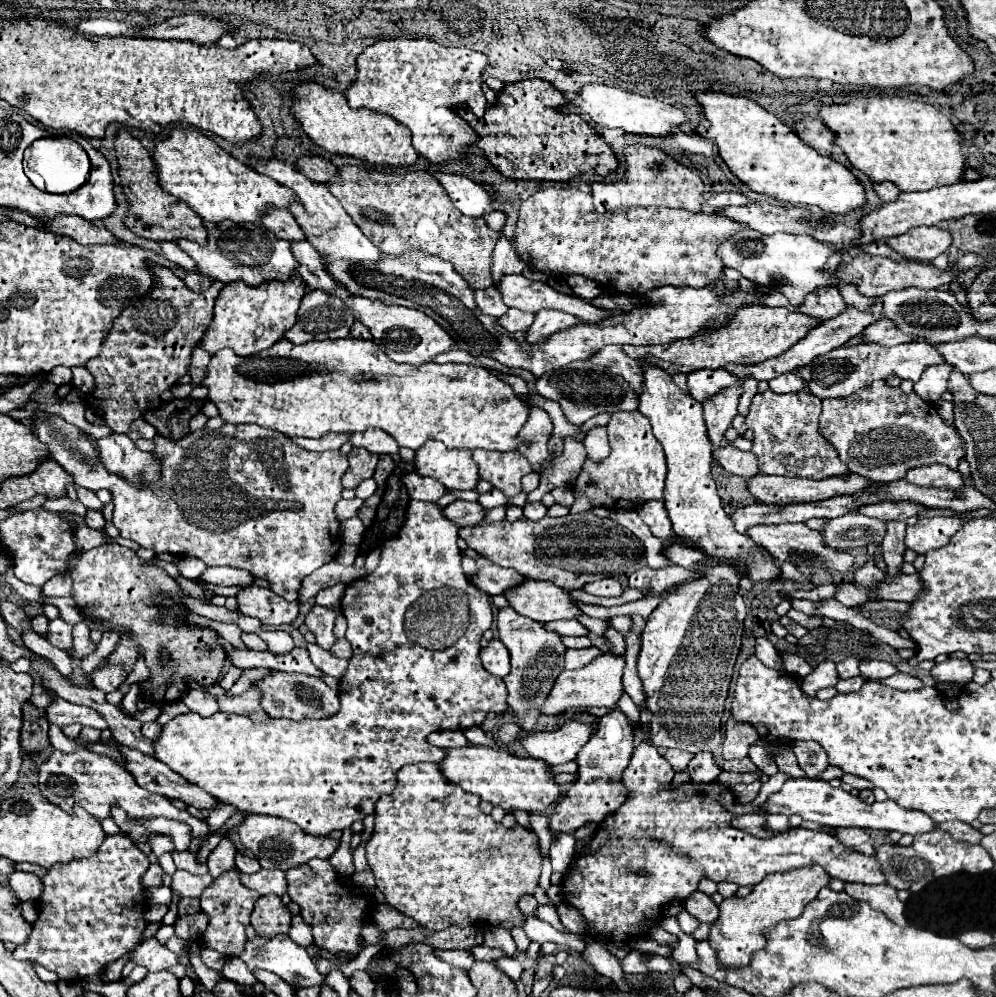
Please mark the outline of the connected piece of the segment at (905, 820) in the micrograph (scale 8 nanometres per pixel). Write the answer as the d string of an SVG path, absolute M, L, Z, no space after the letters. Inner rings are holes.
M790 778L784 788L778 794L772 794L766 804L764 804L766 814L798 814L804 820L812 820L818 824L828 824L836 828L870 828L870 830L880 830L880 832L902 832L902 834L924 834L934 828L934 820L930 816L924 816L924 812L916 810L906 810L900 808L894 800L886 802L874 802L866 804L858 796L842 790L842 788L832 788L828 782L818 782L810 778Z

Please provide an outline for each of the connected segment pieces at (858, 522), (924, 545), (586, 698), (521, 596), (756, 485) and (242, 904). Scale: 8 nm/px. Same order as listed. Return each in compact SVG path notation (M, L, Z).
M852 512L848 516L828 520L820 534L826 546L834 550L850 550L868 546L870 542L880 544L884 538L884 522Z
M934 516L934 518L918 518L914 526L906 528L906 548L914 550L916 554L924 554L932 548L942 548L948 544L948 536L960 528L964 520L956 516Z
M604 654L590 662L580 670L562 670L548 694L544 706L540 708L542 714L556 716L570 706L606 706L612 708L622 696L622 672L624 672L624 658L616 658L612 654Z
M526 578L522 584L508 588L502 596L518 614L530 620L570 620L582 614L572 604L568 592L552 582L538 582Z
M756 474L746 480L750 494L762 504L790 504L790 502L816 502L832 496L842 496L848 492L860 492L860 488L868 488L870 480L862 476L850 474L848 480L828 478L828 480L812 480L812 478L782 478Z
M228 870L220 878L216 878L200 896L202 900L202 912L210 916L210 924L206 934L202 936L204 946L218 950L224 956L238 956L246 942L246 926L250 922L250 912L254 908L254 902L260 898L258 892L248 890L240 884L238 872Z

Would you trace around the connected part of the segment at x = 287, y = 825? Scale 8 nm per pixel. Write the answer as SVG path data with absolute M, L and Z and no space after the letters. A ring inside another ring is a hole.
M250 814L238 828L242 844L256 856L262 868L278 868L278 870L290 870L300 864L306 864L312 858L330 858L338 846L340 840L332 836L312 836L306 834L298 824L284 820L284 818L274 818L274 816L260 816L260 814Z

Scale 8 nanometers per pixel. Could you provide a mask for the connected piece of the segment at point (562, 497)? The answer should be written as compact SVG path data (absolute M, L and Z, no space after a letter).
M562 486L554 490L554 498L558 504L562 506L572 506L574 504L574 496L572 496L572 488L570 486Z

